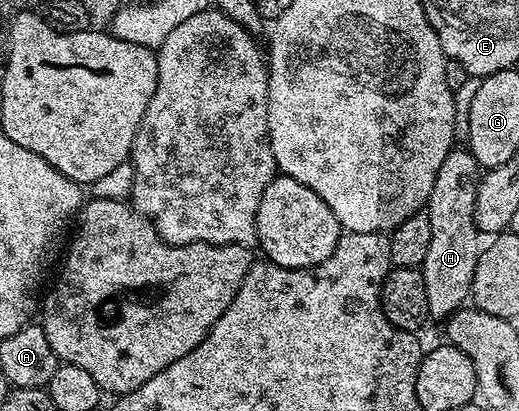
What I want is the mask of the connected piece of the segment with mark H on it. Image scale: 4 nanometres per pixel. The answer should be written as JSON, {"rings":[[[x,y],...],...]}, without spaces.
{"rings":[[[454,147],[447,154],[447,158],[443,158],[443,166],[439,166],[439,174],[435,178],[435,186],[431,190],[427,205],[431,222],[431,242],[427,245],[427,254],[420,269],[423,286],[427,286],[429,320],[433,322],[448,320],[470,299],[473,291],[473,275],[479,251],[479,233],[473,223],[479,165],[471,153],[460,147]]]}

